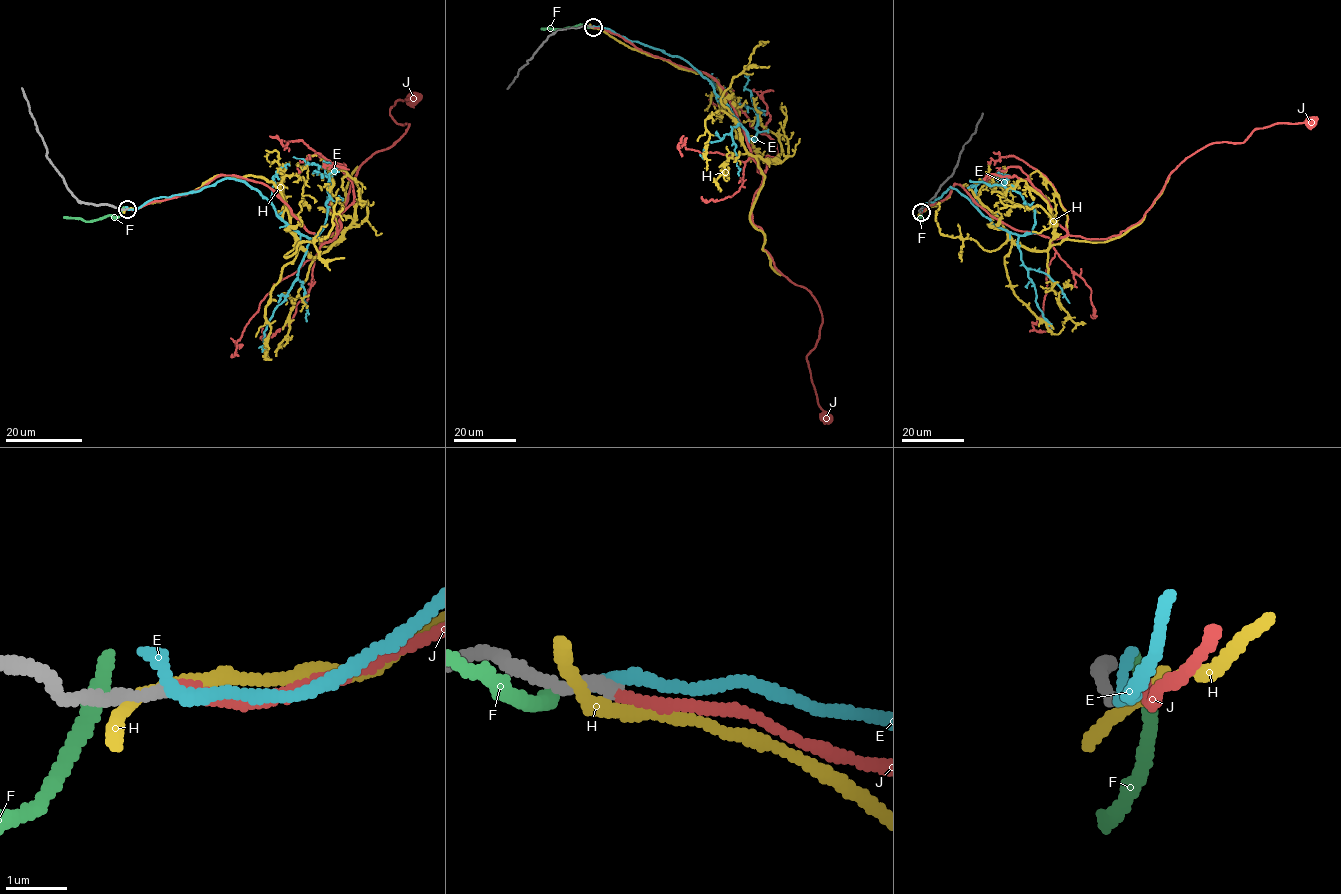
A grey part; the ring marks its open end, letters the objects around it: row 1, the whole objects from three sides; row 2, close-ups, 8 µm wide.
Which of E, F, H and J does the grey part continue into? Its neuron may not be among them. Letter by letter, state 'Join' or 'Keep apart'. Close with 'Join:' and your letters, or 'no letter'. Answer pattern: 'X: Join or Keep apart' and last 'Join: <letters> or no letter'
E: Keep apart
F: Keep apart
H: Keep apart
J: Join
Join: J

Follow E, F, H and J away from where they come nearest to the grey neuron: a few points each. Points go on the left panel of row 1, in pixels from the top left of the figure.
E: (127, 209), (236, 179), (309, 237), (324, 226), (329, 196), (329, 179), (313, 170)
F: (123, 210), (116, 216), (89, 221), (63, 216)
H: (125, 210), (218, 175), (264, 177), (295, 241), (317, 257), (338, 244), (320, 242), (338, 230), (358, 166)
J: (127, 209), (233, 175), (264, 184), (328, 242), (359, 167), (409, 126), (389, 108), (412, 100)

